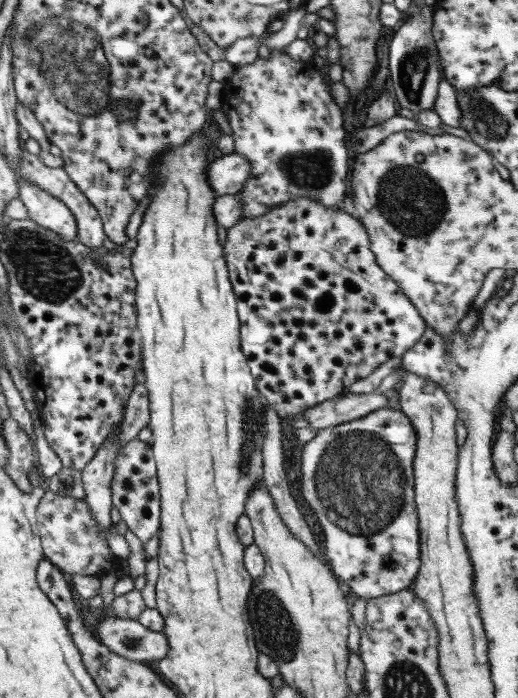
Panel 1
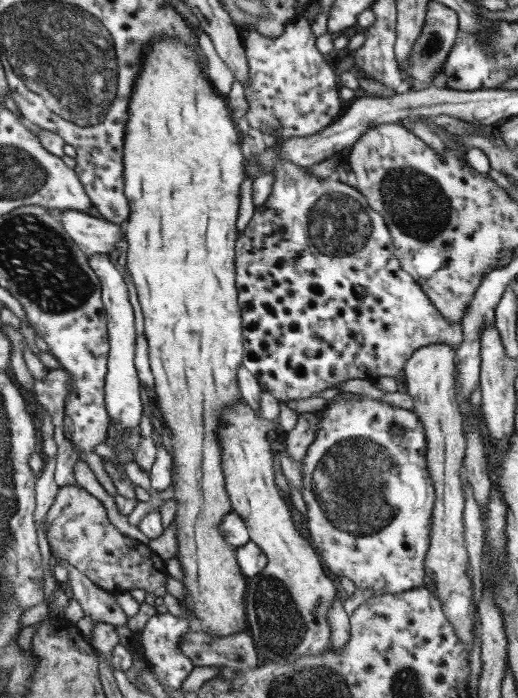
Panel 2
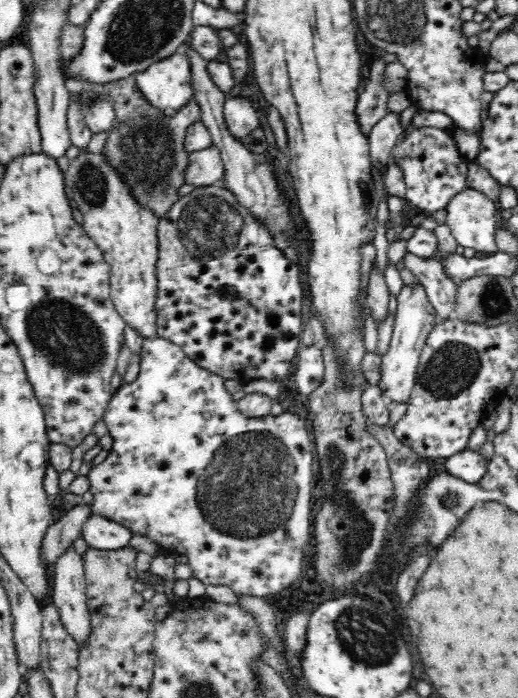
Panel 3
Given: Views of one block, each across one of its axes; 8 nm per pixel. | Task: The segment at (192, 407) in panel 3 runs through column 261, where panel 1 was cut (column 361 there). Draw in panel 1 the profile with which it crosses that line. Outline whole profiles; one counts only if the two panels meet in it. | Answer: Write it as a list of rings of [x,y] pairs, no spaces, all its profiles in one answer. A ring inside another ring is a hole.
[[[377,409],[361,418],[349,420],[335,426],[322,428],[315,433],[300,449],[301,456],[299,468],[301,472],[301,494],[307,502],[307,506],[311,512],[315,513],[317,522],[323,531],[323,550],[325,550],[324,561],[328,565],[330,572],[347,584],[347,588],[352,592],[353,596],[364,599],[373,599],[378,596],[385,596],[399,592],[400,590],[410,587],[419,571],[419,531],[418,517],[415,509],[413,496],[413,475],[412,460],[415,454],[415,429],[411,421],[398,409]]]

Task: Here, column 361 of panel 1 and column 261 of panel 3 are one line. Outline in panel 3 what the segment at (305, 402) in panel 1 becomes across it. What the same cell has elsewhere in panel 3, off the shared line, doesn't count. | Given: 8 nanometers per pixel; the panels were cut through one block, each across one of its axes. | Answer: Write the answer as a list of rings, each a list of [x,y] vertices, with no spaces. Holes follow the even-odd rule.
[[[219,184],[200,186],[191,193],[182,196],[174,206],[159,220],[157,226],[159,254],[156,262],[158,296],[156,298],[158,336],[177,344],[198,366],[208,372],[223,376],[225,380],[238,380],[243,385],[252,379],[282,380],[292,375],[294,362],[301,348],[300,333],[302,324],[302,284],[300,268],[292,264],[284,252],[274,248],[271,234],[249,212],[238,204],[233,194]]]

